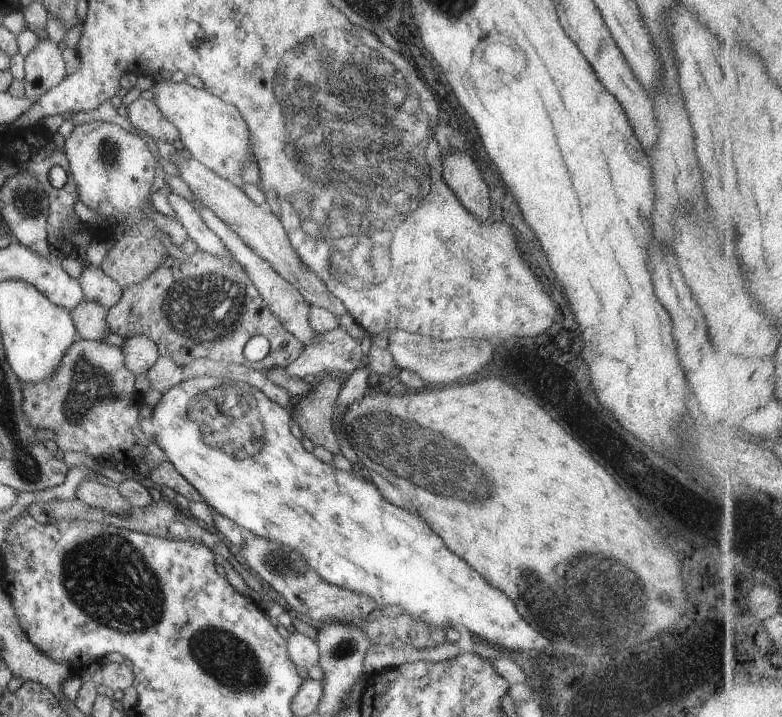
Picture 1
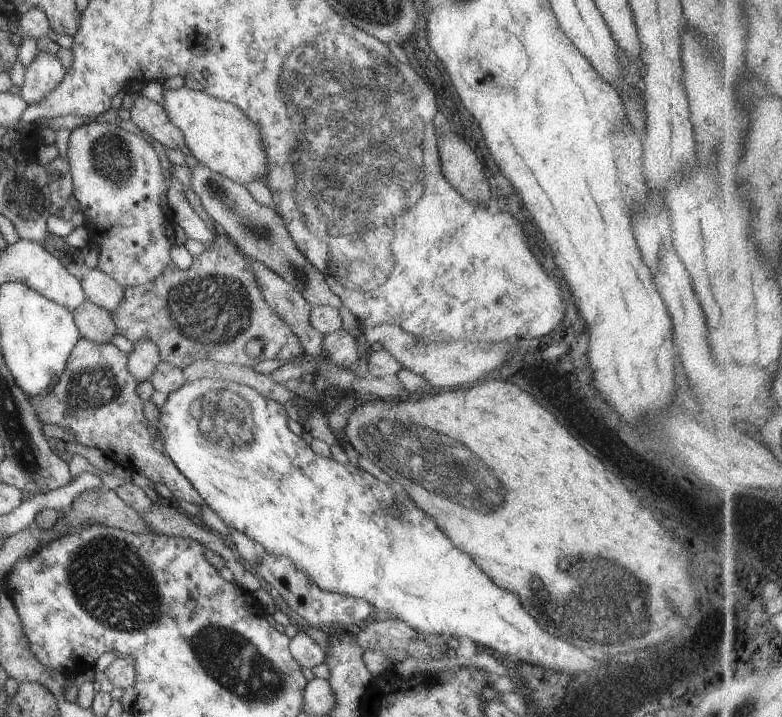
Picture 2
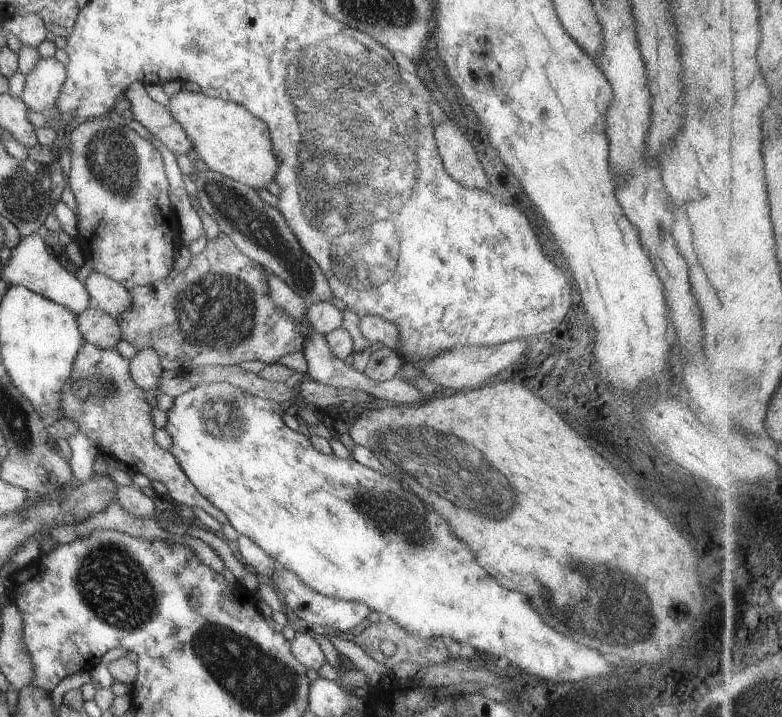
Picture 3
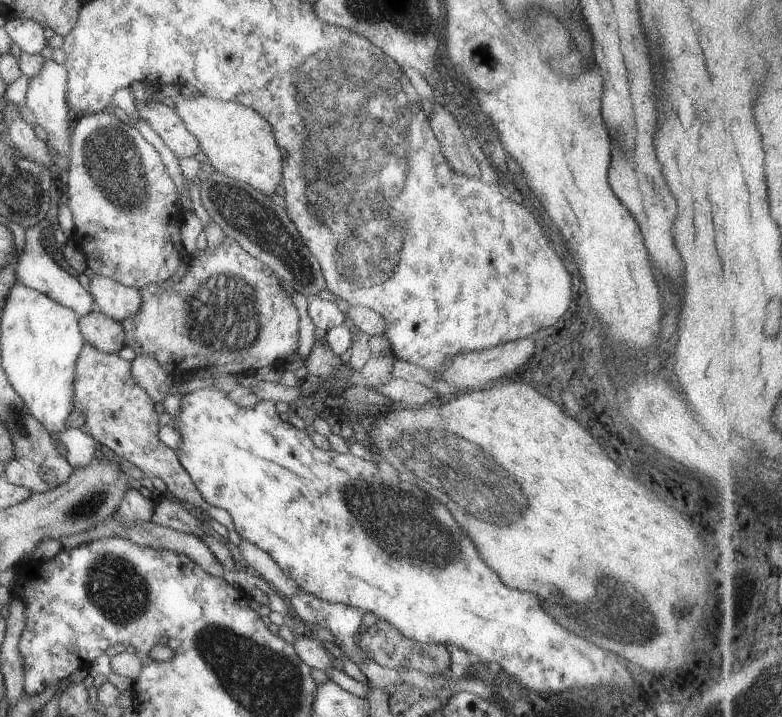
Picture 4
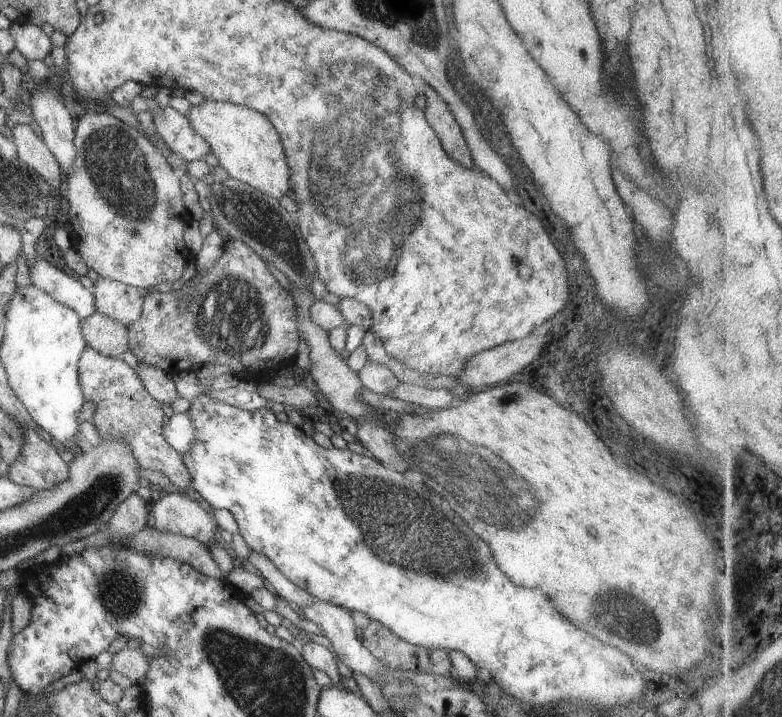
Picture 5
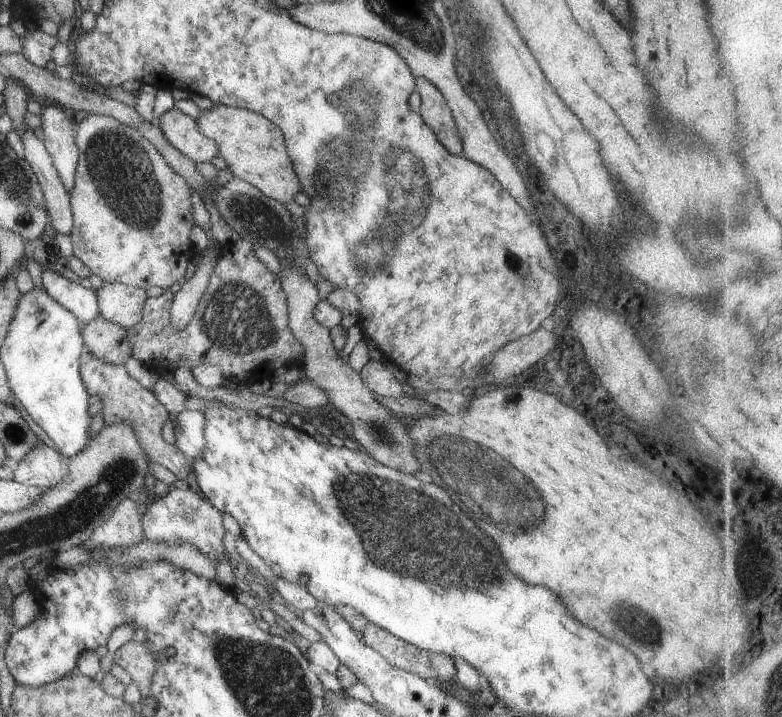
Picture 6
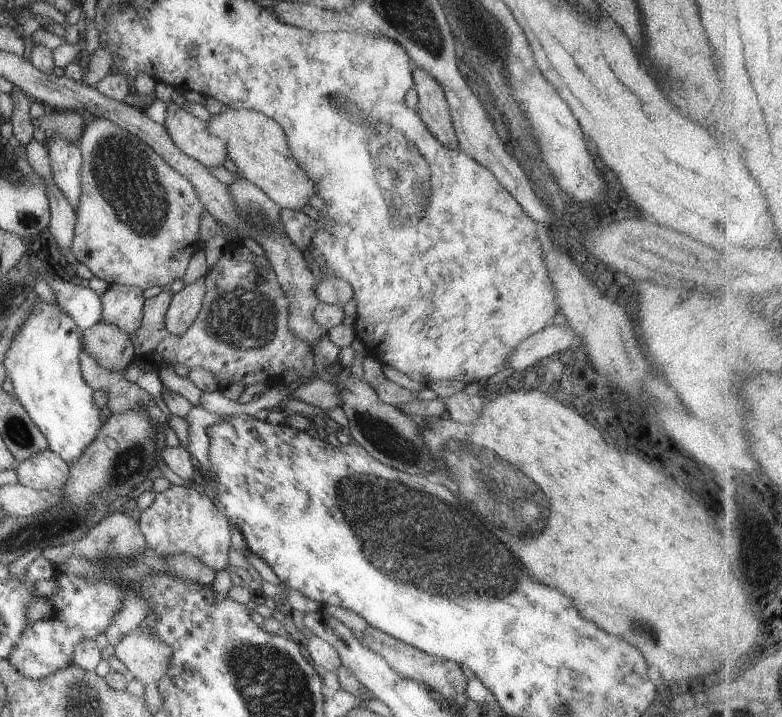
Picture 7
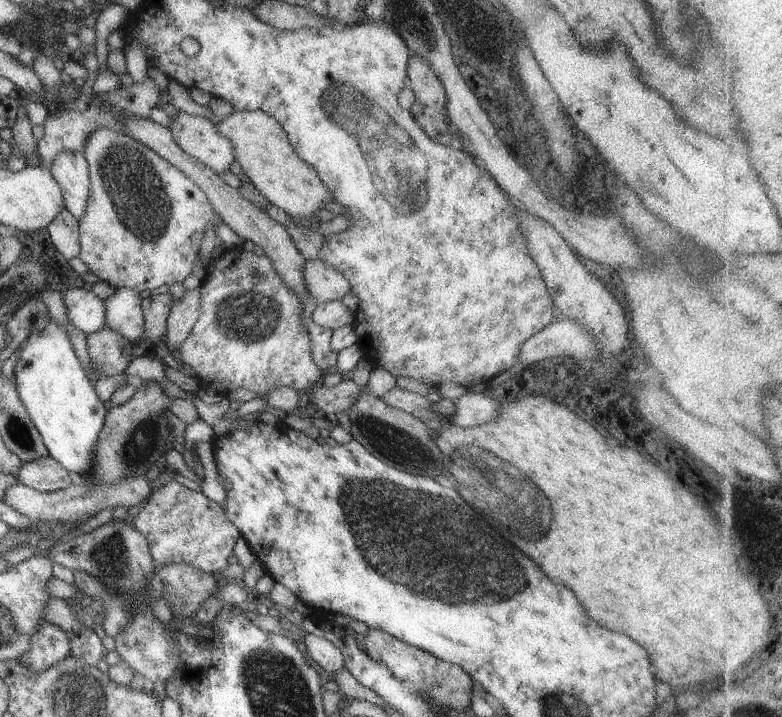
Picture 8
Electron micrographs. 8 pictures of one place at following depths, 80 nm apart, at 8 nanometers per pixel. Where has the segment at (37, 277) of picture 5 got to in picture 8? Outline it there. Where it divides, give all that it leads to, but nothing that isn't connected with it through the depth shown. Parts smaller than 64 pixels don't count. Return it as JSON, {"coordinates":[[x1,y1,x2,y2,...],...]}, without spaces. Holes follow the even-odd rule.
{"coordinates":[[71,288,62,294,71,324,85,335,99,331,105,325,105,304,85,288]]}

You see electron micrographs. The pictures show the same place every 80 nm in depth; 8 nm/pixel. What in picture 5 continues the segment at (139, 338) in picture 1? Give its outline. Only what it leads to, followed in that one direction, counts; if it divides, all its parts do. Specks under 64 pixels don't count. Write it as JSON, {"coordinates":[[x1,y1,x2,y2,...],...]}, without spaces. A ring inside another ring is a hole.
{"coordinates":[[136,362,134,372,141,380,145,391,156,402,169,405,179,398,171,377,164,368,153,368,144,362]]}

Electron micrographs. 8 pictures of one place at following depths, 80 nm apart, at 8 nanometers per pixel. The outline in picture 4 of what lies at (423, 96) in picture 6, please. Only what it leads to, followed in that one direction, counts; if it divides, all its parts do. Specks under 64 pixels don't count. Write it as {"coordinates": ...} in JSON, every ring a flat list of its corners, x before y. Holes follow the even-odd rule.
{"coordinates":[[437,104,433,106,433,114,430,113,427,119,440,144,441,154,445,156,451,170,469,178,479,178,479,165,475,164,473,156,469,154,469,150,465,146,465,138,463,138,461,130,457,128,455,120,449,118,449,114]]}

